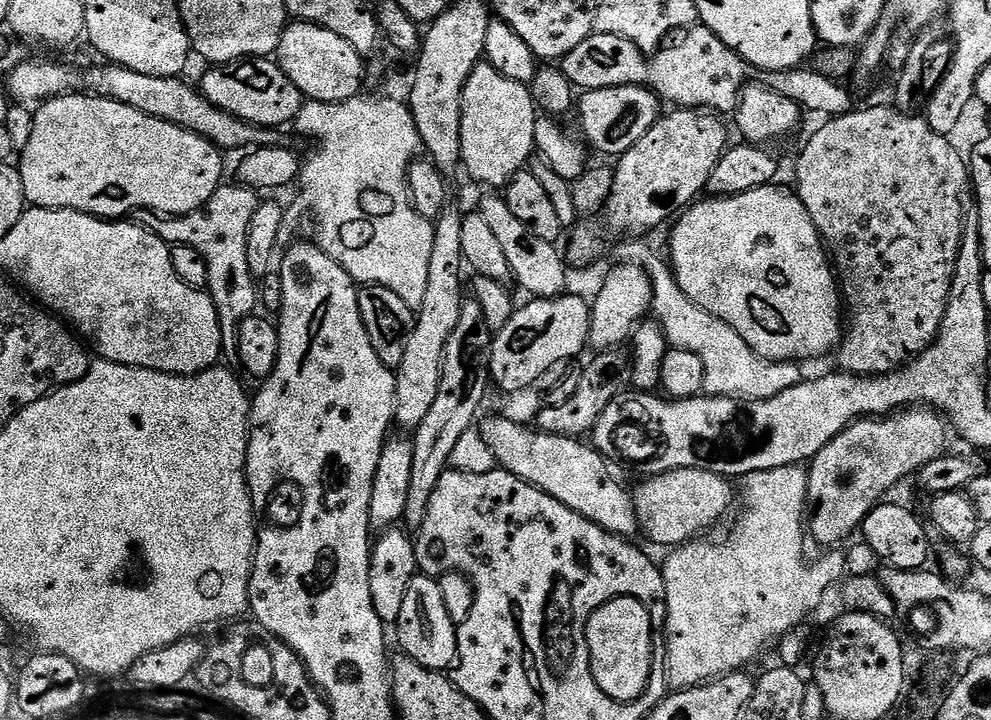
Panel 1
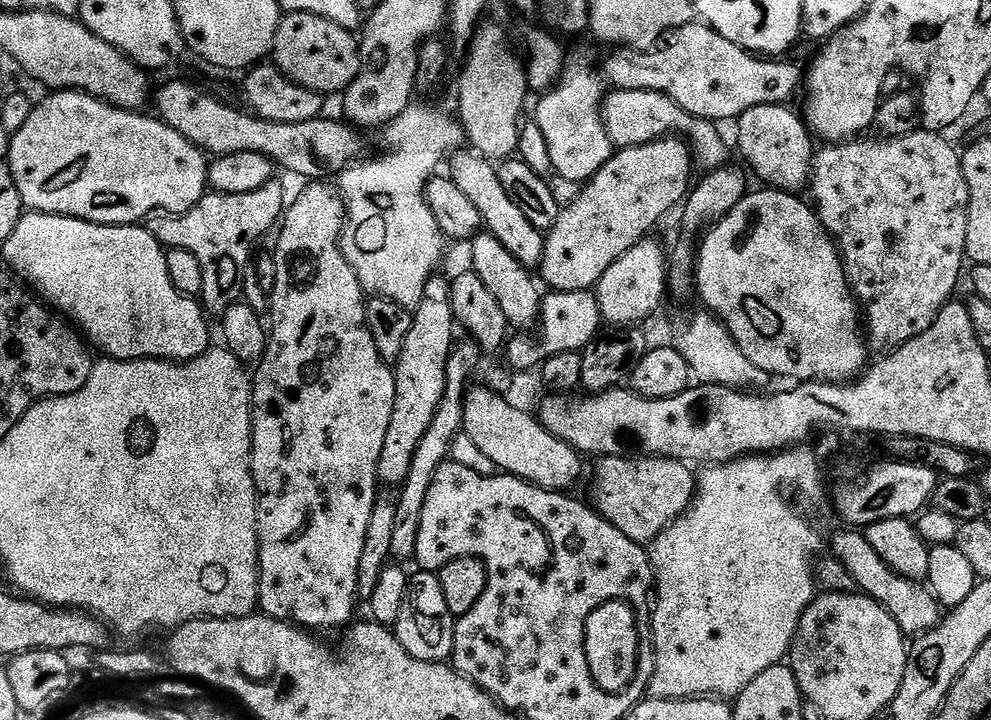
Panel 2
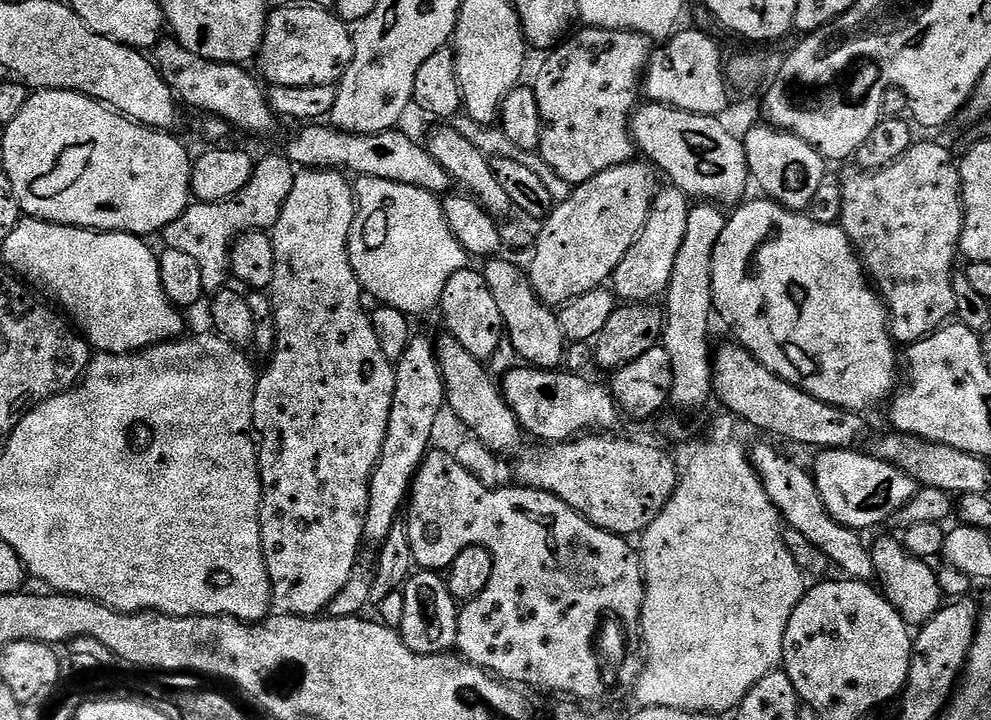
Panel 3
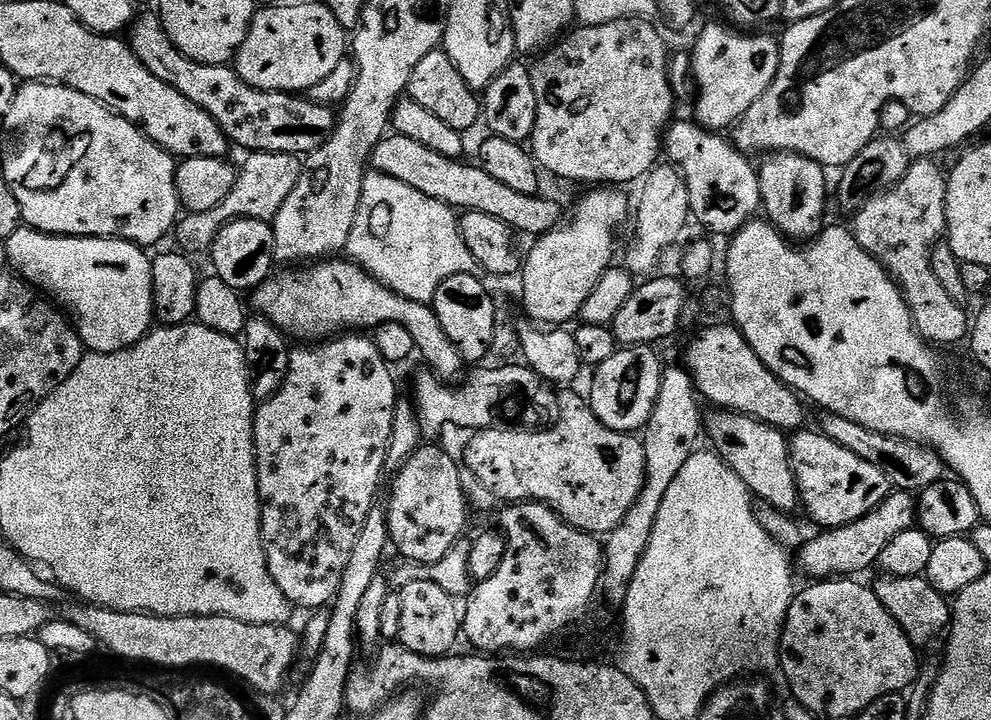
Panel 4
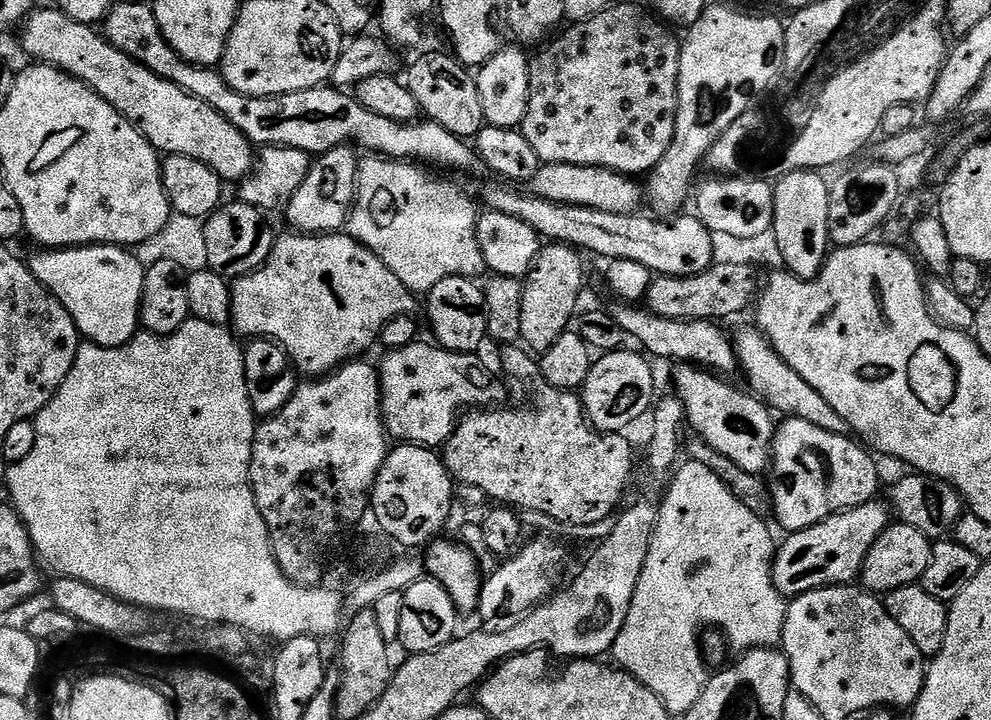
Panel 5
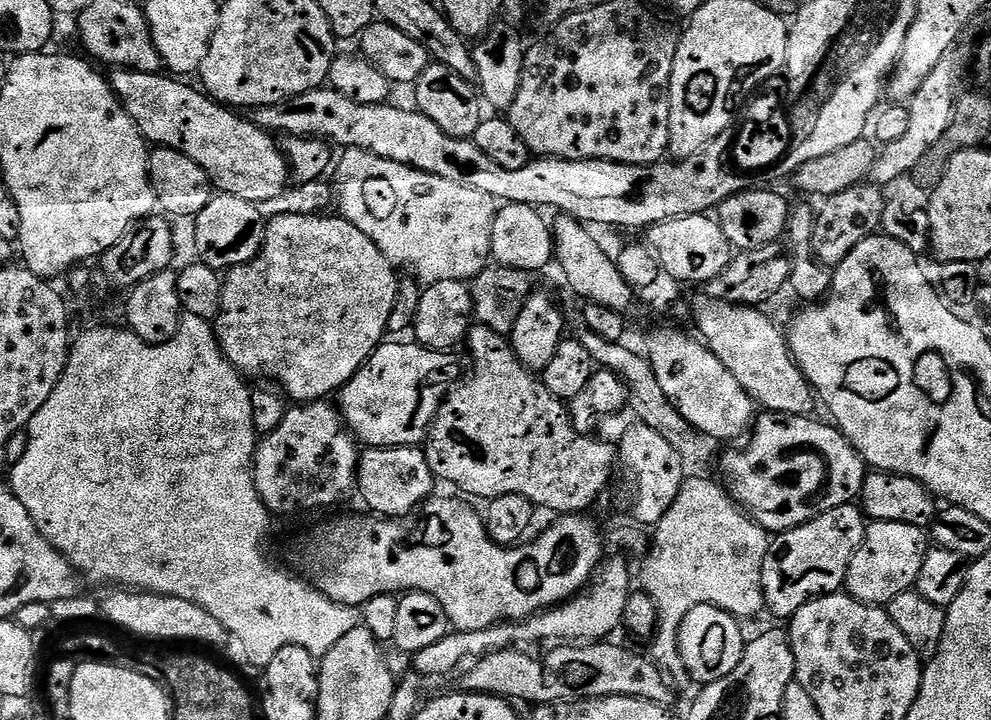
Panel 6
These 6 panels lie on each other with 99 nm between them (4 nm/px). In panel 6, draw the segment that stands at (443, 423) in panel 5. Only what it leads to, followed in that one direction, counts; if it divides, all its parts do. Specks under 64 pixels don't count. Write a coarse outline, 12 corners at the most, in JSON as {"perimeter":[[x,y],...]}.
{"perimeter":[[381,343],[340,389],[369,448],[423,445],[452,352]]}

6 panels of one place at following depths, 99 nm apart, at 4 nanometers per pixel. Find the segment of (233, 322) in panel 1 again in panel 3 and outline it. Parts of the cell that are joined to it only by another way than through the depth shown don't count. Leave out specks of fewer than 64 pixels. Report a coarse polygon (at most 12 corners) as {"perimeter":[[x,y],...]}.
{"perimeter":[[287,155],[257,159],[222,202],[189,203],[162,233],[205,293],[230,280],[236,237],[271,230],[294,190]]}

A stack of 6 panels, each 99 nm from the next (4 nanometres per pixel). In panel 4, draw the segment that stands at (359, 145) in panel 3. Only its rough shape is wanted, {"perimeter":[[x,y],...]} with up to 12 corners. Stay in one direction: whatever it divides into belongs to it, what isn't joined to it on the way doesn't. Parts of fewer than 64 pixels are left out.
{"perimeter":[[388,134],[370,164],[531,238],[560,227],[558,201],[520,194],[479,163]]}

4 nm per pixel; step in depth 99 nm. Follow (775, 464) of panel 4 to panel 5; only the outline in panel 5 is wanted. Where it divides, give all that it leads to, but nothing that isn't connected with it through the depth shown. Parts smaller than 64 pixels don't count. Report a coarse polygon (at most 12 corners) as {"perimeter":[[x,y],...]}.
{"perimeter":[[677,363],[686,424],[730,462],[769,471],[778,427],[763,400]]}

